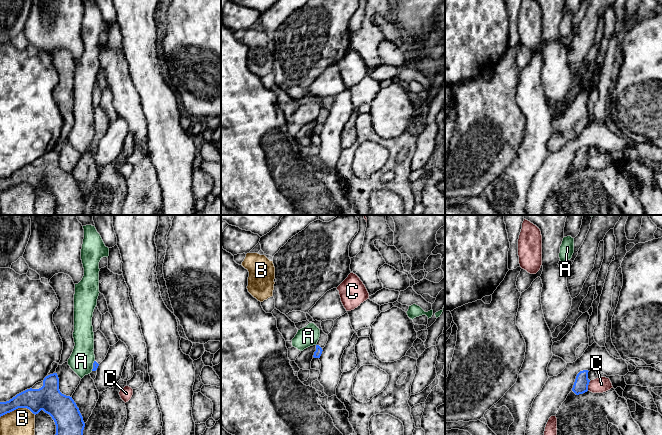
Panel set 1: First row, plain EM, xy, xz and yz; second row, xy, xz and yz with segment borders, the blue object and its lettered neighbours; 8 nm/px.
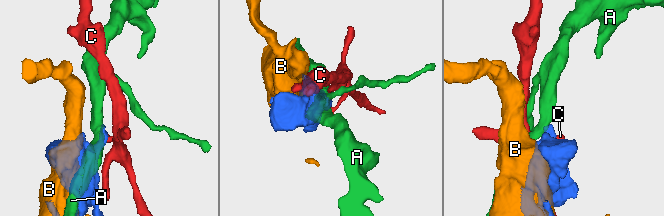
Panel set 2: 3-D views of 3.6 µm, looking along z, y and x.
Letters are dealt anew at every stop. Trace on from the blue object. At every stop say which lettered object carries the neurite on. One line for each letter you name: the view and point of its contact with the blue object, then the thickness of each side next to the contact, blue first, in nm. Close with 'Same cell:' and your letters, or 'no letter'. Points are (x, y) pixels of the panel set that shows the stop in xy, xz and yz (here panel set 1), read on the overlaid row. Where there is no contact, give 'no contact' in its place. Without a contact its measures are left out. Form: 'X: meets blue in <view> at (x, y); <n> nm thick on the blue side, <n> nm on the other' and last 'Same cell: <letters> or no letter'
Same cell: no letter

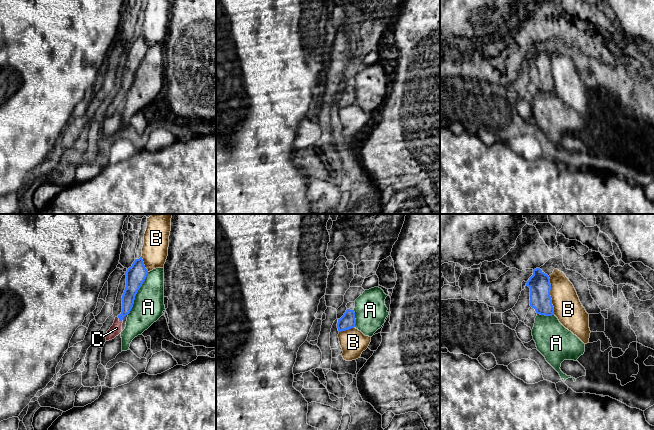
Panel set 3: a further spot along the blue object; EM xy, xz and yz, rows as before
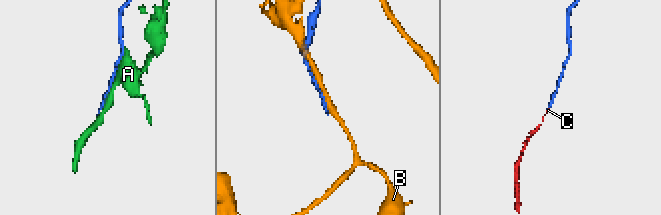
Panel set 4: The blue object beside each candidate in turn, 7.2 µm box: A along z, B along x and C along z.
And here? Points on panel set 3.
C: meets blue in xy at (119, 319); 110 nm thick on the blue side, 90 nm on the other
Same cell: C

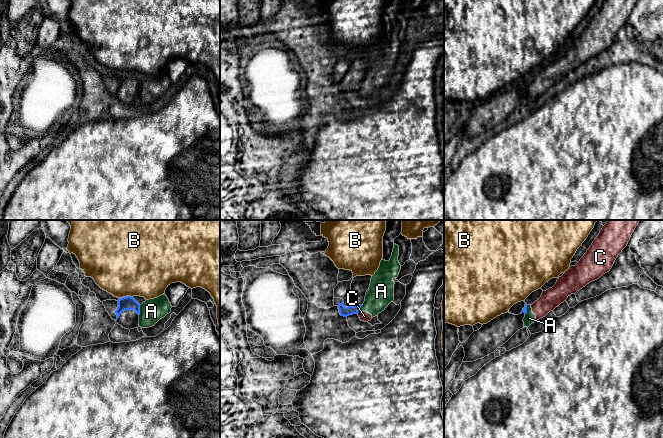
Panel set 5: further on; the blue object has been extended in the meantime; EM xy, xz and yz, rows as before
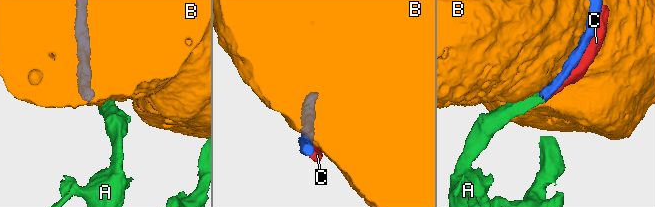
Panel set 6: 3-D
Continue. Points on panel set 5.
Same cell: no letter

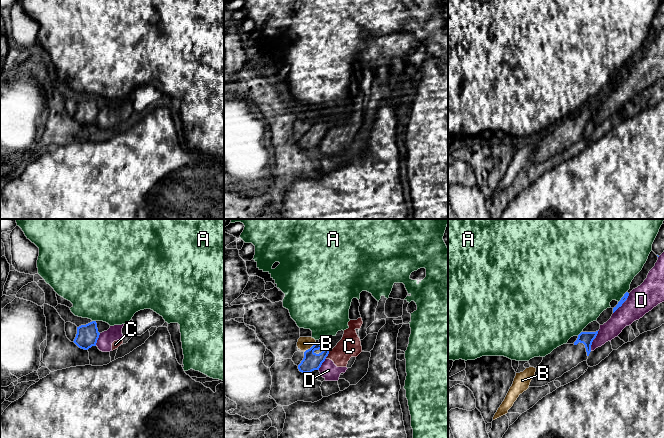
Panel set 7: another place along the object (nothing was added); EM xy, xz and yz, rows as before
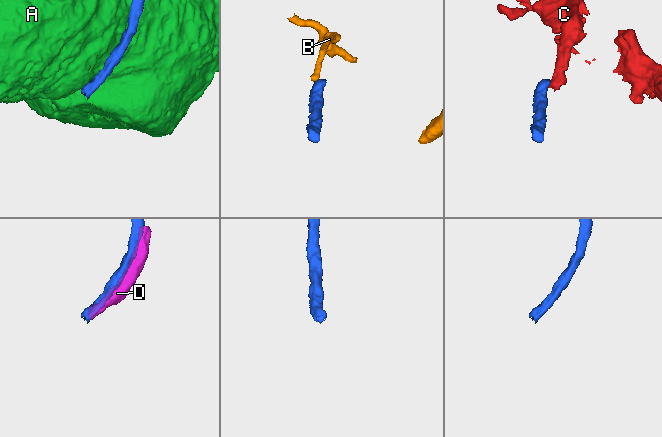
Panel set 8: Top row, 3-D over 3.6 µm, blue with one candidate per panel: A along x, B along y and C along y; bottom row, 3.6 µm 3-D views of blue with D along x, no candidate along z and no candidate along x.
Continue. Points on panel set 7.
Same cell: no letter

